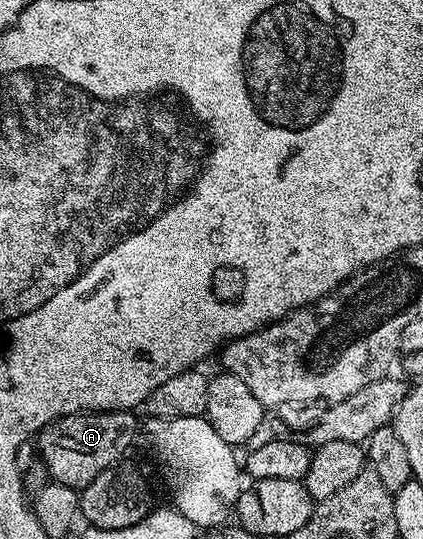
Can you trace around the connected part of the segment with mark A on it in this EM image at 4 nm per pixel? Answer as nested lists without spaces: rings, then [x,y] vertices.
[[[130,410],[120,412],[77,412],[47,424],[36,437],[37,455],[48,466],[48,474],[55,484],[77,490],[86,488],[104,470],[119,463],[139,435],[140,420]]]

